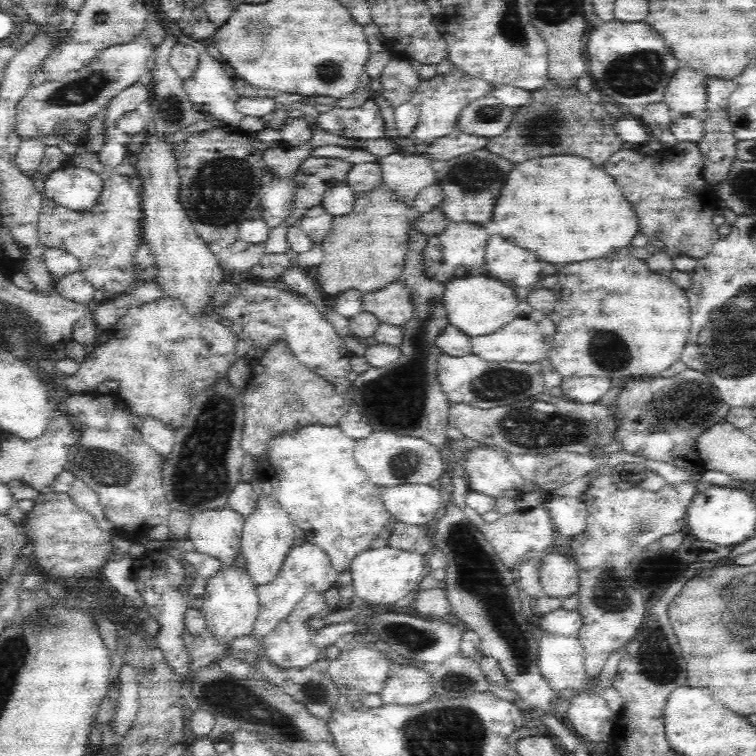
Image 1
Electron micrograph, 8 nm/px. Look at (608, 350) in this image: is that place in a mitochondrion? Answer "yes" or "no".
yes

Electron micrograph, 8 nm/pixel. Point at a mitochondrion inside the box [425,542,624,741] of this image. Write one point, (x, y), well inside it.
(455, 681)

